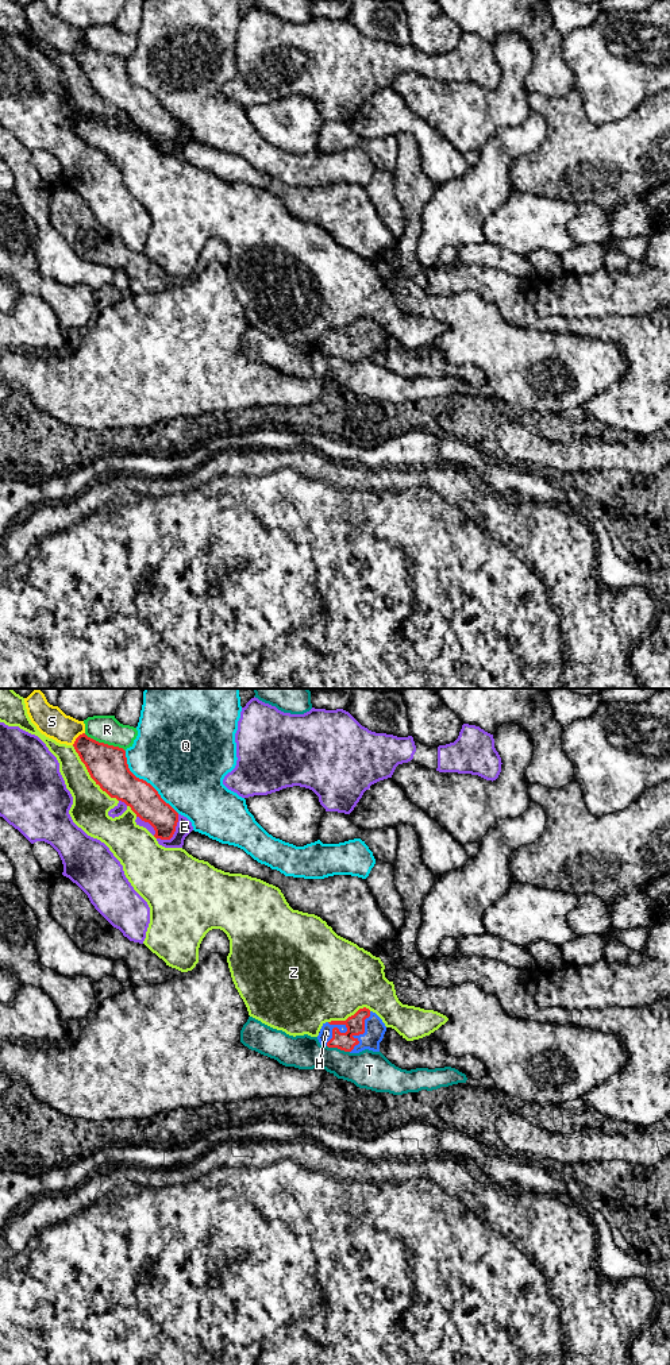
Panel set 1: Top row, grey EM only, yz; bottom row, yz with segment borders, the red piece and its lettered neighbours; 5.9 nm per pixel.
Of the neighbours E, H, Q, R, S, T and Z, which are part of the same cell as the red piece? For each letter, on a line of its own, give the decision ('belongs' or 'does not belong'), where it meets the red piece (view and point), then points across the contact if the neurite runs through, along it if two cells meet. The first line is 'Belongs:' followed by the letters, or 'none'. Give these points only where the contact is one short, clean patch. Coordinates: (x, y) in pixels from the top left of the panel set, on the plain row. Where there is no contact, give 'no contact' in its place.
Belongs: H
E: does not belong; meets red in yz at (173, 142)
H: belongs; meets red in yz at (332, 340)
Q: does not belong; meets red in yz at (145, 89)
R: does not belong; meets red in yz at (103, 51)
S: does not belong; meets red in yz at (77, 46)
T: does not belong; meets red in yz at (338, 357)
Z: does not belong; meets red in yz at (89, 83)

